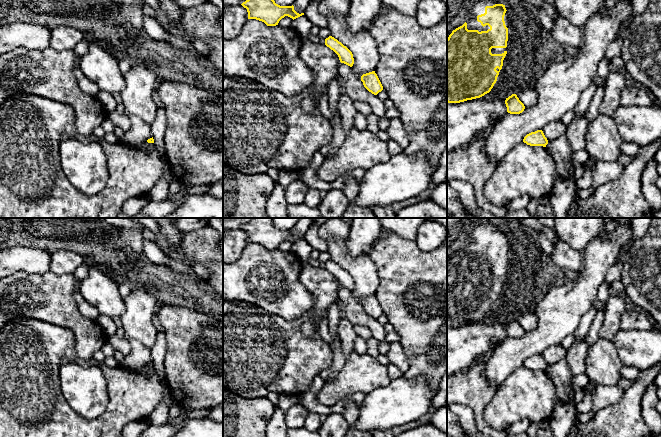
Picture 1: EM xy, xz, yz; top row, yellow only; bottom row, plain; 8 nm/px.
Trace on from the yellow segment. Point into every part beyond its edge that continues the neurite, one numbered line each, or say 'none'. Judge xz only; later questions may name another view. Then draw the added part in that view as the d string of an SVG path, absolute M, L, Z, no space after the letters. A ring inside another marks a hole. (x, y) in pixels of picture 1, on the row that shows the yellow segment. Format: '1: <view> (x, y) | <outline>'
none

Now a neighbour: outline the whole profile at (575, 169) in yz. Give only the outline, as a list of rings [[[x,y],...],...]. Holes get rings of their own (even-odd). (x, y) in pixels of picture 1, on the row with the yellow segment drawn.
[[[571,160],[567,165],[567,170],[575,180],[579,180],[583,175],[583,164]]]

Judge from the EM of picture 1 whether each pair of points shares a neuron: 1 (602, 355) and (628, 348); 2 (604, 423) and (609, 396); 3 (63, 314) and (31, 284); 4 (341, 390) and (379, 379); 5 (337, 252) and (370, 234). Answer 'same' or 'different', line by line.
1: different
2: different
3: same
4: same
5: different

